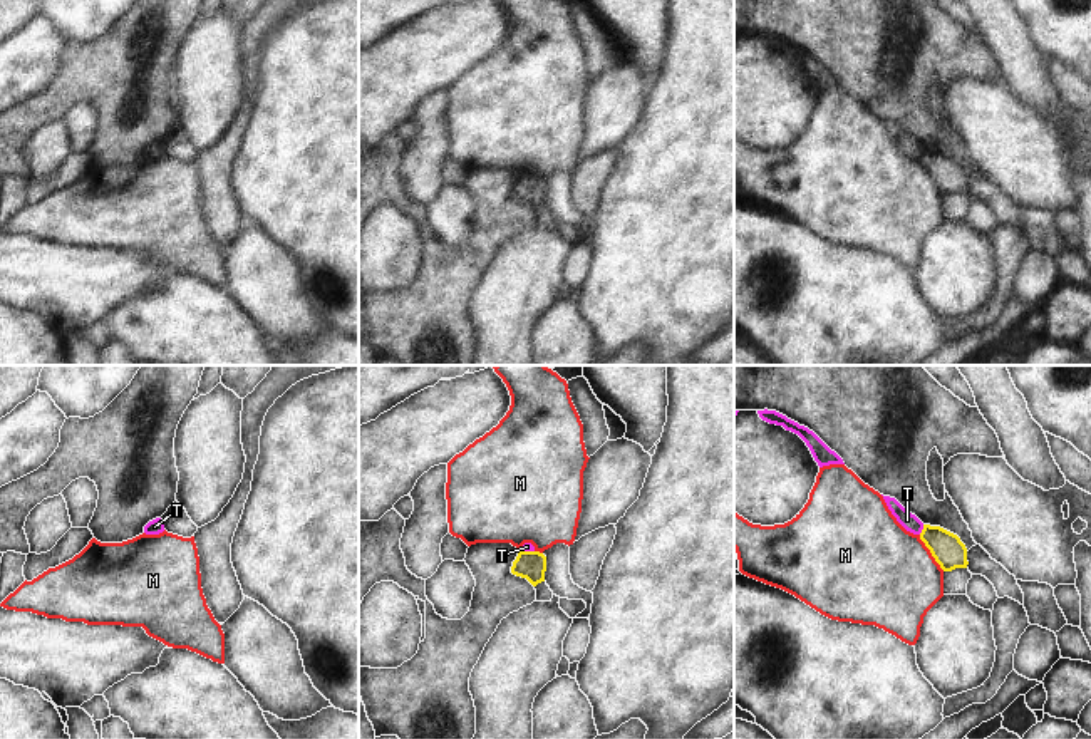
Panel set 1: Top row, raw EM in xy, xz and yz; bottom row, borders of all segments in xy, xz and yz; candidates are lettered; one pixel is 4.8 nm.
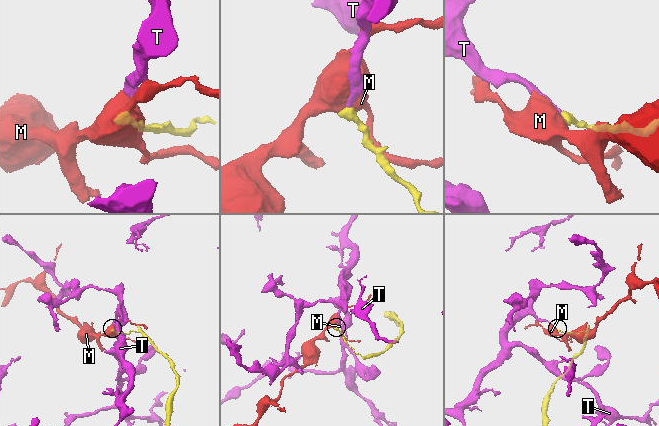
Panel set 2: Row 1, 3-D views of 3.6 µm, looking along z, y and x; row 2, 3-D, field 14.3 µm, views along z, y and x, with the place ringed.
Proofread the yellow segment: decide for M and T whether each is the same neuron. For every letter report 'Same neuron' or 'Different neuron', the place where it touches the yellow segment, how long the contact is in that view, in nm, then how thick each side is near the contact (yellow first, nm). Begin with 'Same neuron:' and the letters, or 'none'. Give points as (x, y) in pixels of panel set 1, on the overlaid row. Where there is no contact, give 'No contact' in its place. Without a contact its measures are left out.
Same neuron: none
M: Different neuron. Touches yellow at yz (930, 552). Shared border 220 nm. Thickness 160 nm (yellow) against 480 nm
T: Different neuron. Touches yellow at yz (922, 530). Shared border 50 nm. Thickness 160 nm (yellow) against 80 nm.

